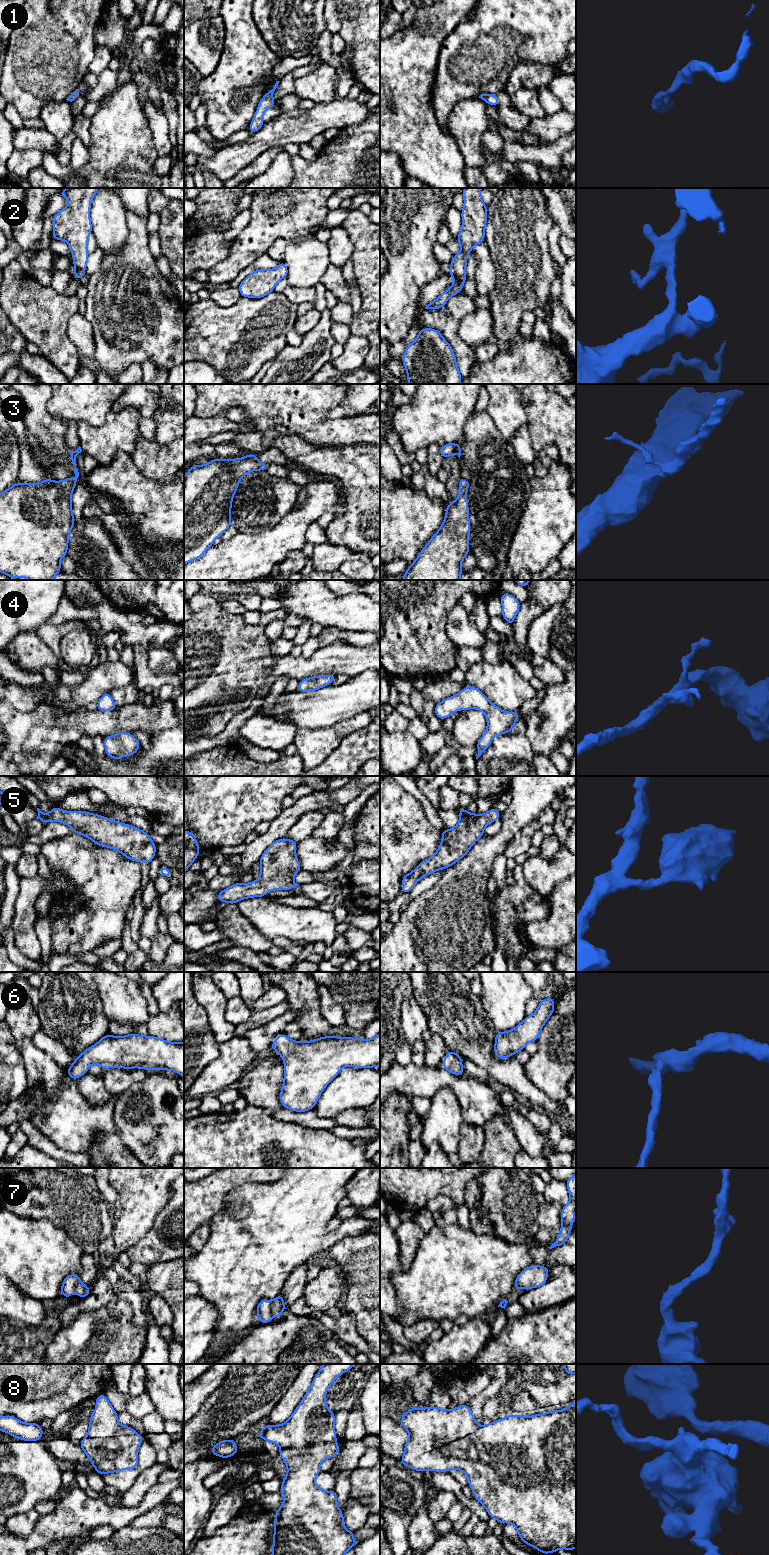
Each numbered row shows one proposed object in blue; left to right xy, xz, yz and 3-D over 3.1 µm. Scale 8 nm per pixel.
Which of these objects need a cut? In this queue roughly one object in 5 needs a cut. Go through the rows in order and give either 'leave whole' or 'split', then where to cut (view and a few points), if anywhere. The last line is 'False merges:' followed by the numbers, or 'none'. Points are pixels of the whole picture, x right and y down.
1: leave whole; cut none
2: leave whole; cut none
3: leave whole; cut none
4: leave whole; cut none
5: leave whole; cut none
6: leave whole; cut none
7: leave whole; cut none
8: leave whole; cut none
False merges: none

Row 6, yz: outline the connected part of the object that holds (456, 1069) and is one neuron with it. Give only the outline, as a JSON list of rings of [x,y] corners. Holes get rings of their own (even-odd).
[[[449,1050],[443,1059],[442,1067],[453,1075],[463,1075],[464,1068],[461,1064],[463,1058],[452,1050]]]

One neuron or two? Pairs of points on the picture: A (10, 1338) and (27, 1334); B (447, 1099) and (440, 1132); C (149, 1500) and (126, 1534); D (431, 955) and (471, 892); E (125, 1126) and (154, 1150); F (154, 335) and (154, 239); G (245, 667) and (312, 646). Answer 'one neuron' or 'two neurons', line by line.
A: one neuron
B: one neuron
C: two neurons
D: one neuron
E: one neuron
F: two neurons
G: two neurons

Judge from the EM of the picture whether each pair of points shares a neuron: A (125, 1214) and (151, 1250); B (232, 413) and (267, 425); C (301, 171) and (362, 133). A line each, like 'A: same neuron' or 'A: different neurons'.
A: different neurons
B: different neurons
C: same neuron

